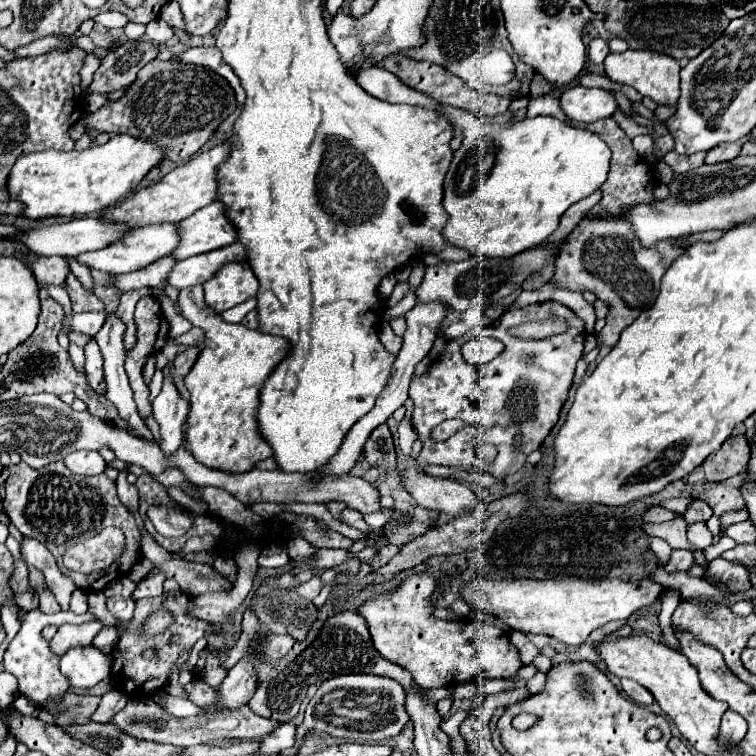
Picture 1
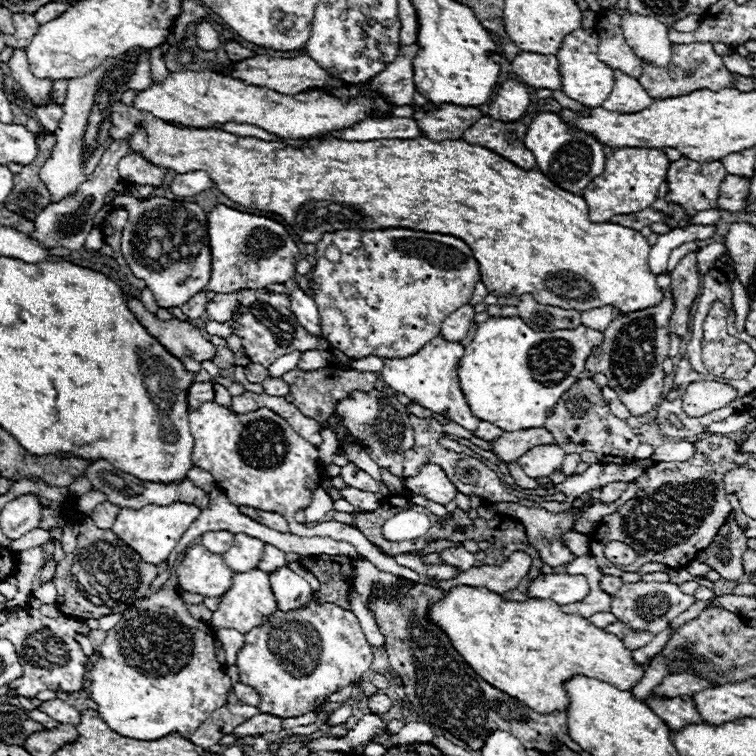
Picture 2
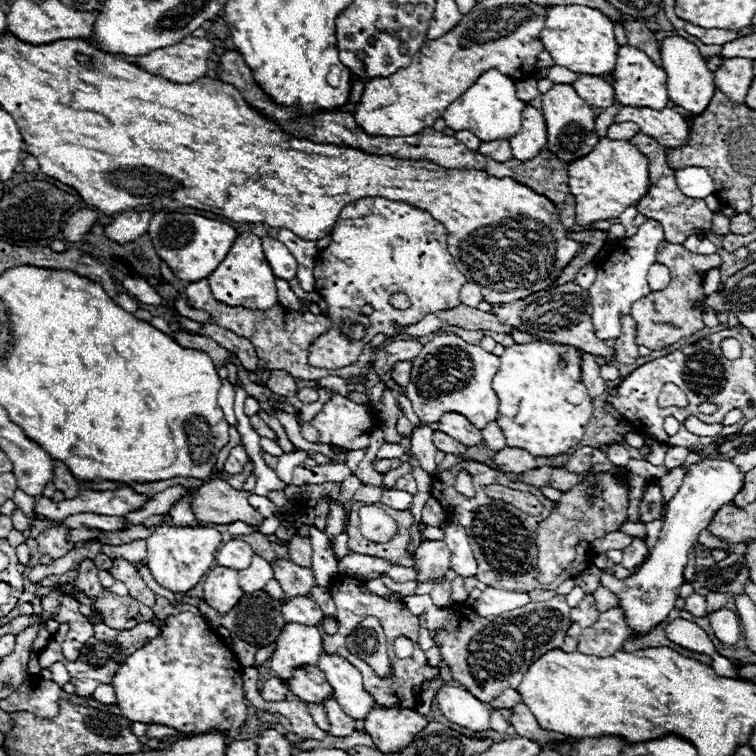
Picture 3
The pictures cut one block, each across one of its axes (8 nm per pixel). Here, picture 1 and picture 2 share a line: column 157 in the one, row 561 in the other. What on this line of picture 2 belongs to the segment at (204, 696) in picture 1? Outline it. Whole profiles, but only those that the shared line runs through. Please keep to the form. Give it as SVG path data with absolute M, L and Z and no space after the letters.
M734 512L728 516L726 524L720 528L716 534L714 542L704 550L706 560L712 570L716 570L724 580L740 580L744 576L742 568L742 554L746 552L746 542L748 538L744 536L742 528L736 522Z

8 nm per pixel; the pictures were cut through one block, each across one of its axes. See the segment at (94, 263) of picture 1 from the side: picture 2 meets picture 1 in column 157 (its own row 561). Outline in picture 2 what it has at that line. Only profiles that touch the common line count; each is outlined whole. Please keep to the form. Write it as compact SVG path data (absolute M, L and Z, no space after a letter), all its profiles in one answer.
M234 536L232 548L222 554L232 572L248 572L258 568L258 562L264 552L264 542L252 536Z

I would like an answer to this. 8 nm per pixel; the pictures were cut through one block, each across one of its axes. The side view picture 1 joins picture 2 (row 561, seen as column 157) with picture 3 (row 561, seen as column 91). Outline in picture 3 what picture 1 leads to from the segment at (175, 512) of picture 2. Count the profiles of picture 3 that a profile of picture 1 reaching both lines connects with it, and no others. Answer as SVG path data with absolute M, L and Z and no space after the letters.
M160 526L156 532L152 532L150 538L146 538L148 544L148 556L146 564L154 576L154 580L174 592L174 594L186 594L192 590L212 568L216 548L222 544L222 534L214 528L180 528L180 526Z

